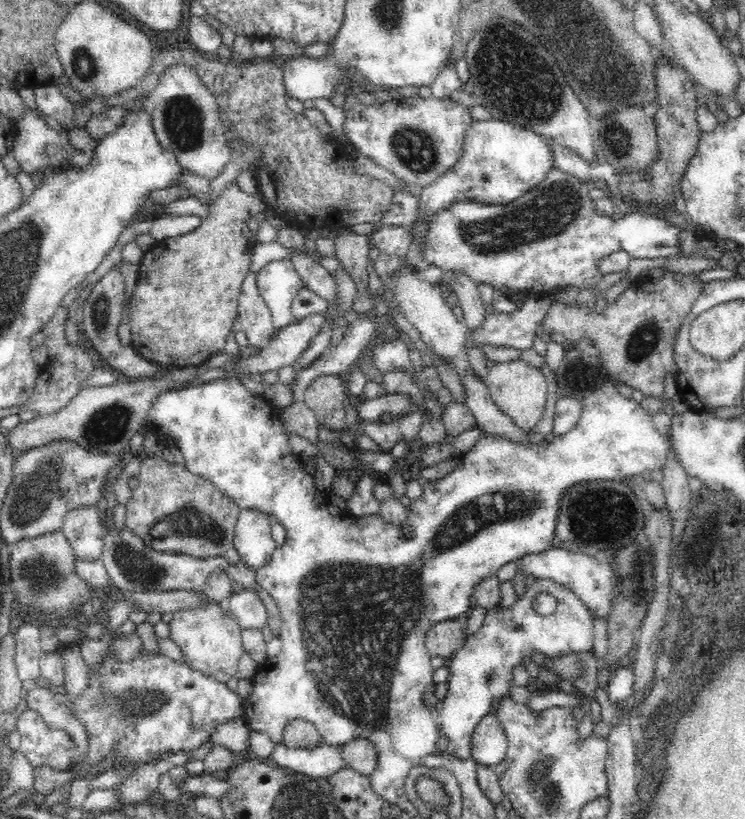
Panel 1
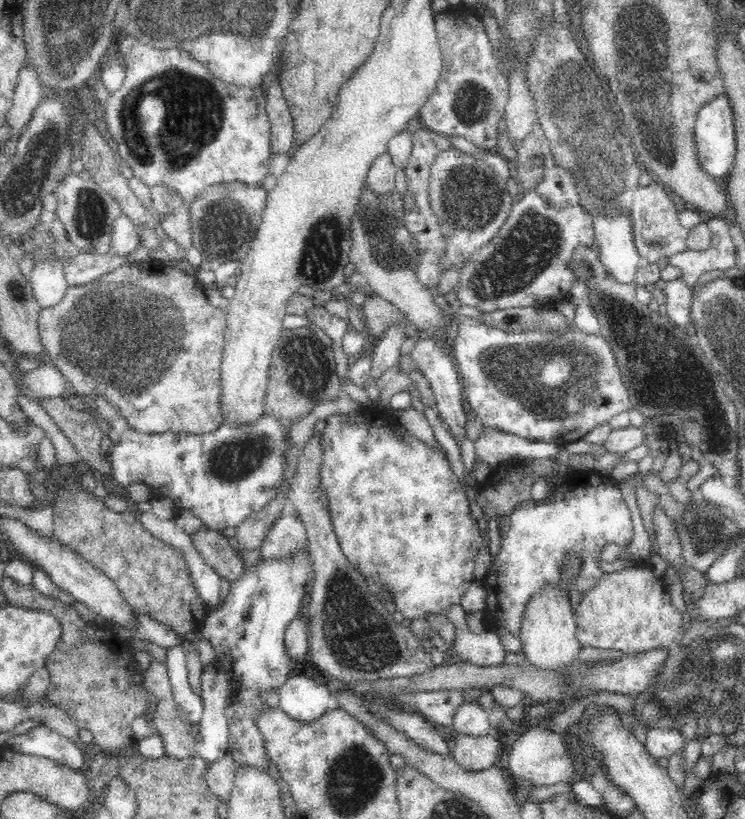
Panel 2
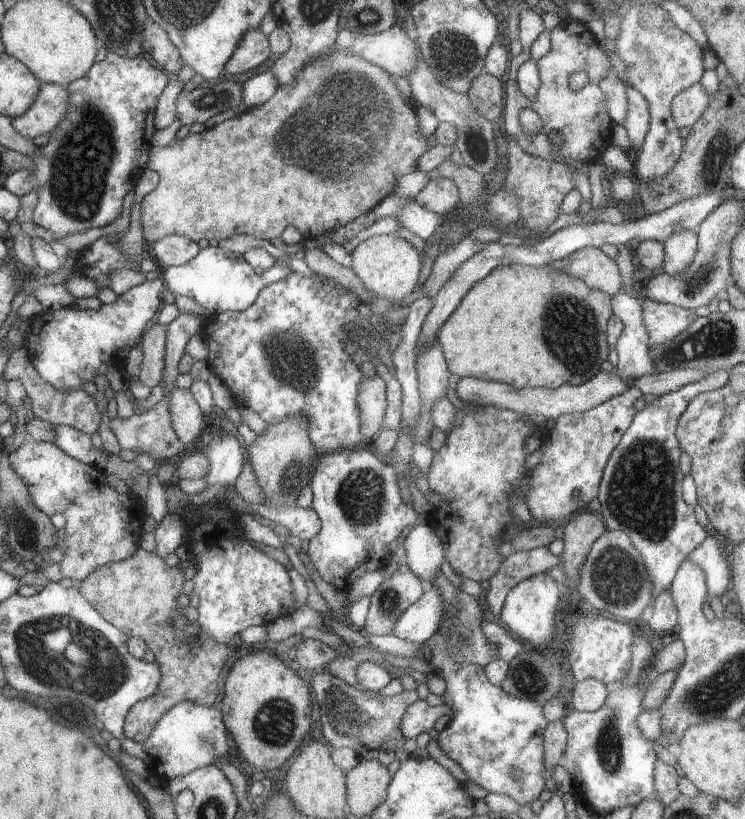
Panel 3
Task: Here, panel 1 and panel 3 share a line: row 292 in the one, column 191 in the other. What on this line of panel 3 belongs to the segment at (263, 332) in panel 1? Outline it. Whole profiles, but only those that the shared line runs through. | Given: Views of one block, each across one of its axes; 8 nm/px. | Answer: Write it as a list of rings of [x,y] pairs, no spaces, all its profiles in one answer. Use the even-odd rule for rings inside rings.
[[[168,235],[160,239],[150,248],[147,254],[163,269],[165,267],[179,267],[190,262],[201,251],[198,243],[188,237]]]

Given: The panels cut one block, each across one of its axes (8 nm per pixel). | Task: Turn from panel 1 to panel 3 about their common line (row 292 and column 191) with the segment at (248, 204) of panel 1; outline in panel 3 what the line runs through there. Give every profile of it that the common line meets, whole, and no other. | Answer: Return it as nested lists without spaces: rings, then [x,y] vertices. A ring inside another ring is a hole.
[[[337,47],[331,52],[331,55],[307,62],[296,75],[293,83],[279,85],[278,90],[264,104],[249,108],[242,114],[226,119],[213,127],[208,127],[201,133],[190,133],[182,140],[177,141],[175,138],[166,147],[152,149],[147,165],[150,170],[158,173],[159,182],[156,188],[144,197],[140,206],[140,222],[146,251],[150,245],[168,235],[188,237],[195,243],[198,243],[199,240],[209,241],[212,238],[220,241],[231,238],[234,234],[248,234],[254,238],[272,240],[272,238],[281,236],[288,227],[294,227],[301,232],[304,239],[310,240],[344,228],[348,222],[356,220],[362,214],[368,214],[386,196],[396,192],[397,181],[400,177],[416,171],[420,164],[420,158],[431,150],[432,136],[425,135],[421,131],[417,114],[420,107],[412,95],[405,97],[401,93],[393,75],[386,69],[372,64],[362,55],[348,49]]]

